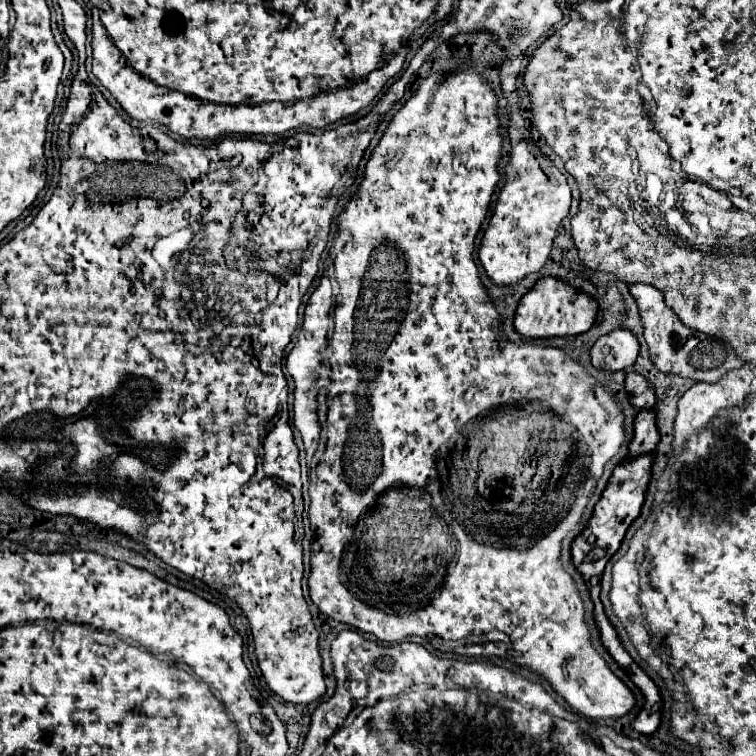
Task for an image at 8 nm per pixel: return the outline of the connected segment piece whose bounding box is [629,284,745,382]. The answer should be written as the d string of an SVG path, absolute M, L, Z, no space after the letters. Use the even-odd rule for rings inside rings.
M631 284L629 292L637 300L639 314L643 318L645 342L649 344L651 360L661 372L679 374L679 376L691 378L695 382L717 382L725 372L729 372L733 368L741 368L745 364L735 354L735 350L731 350L731 346L721 342L719 338L713 338L713 336L707 336L701 332L693 332L691 328L687 328L677 318L677 314L665 304L663 292L659 288L649 286L649 284Z

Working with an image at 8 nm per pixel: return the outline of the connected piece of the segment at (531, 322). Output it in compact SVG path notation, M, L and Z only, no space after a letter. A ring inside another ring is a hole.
M543 276L535 286L521 298L515 312L515 330L529 338L551 338L551 336L573 336L587 332L597 316L597 302L589 294L573 288L569 282L555 276Z

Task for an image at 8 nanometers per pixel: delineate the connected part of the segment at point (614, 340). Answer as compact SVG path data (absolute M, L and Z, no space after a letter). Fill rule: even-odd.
M613 330L599 338L591 348L591 364L603 366L609 370L625 370L629 368L639 354L639 340L631 330ZM609 346L605 354L603 348Z

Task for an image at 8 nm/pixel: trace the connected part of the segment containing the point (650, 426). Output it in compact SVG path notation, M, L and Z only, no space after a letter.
M639 410L635 418L635 436L629 444L627 458L653 452L657 444L659 444L659 432L655 426L655 410Z

